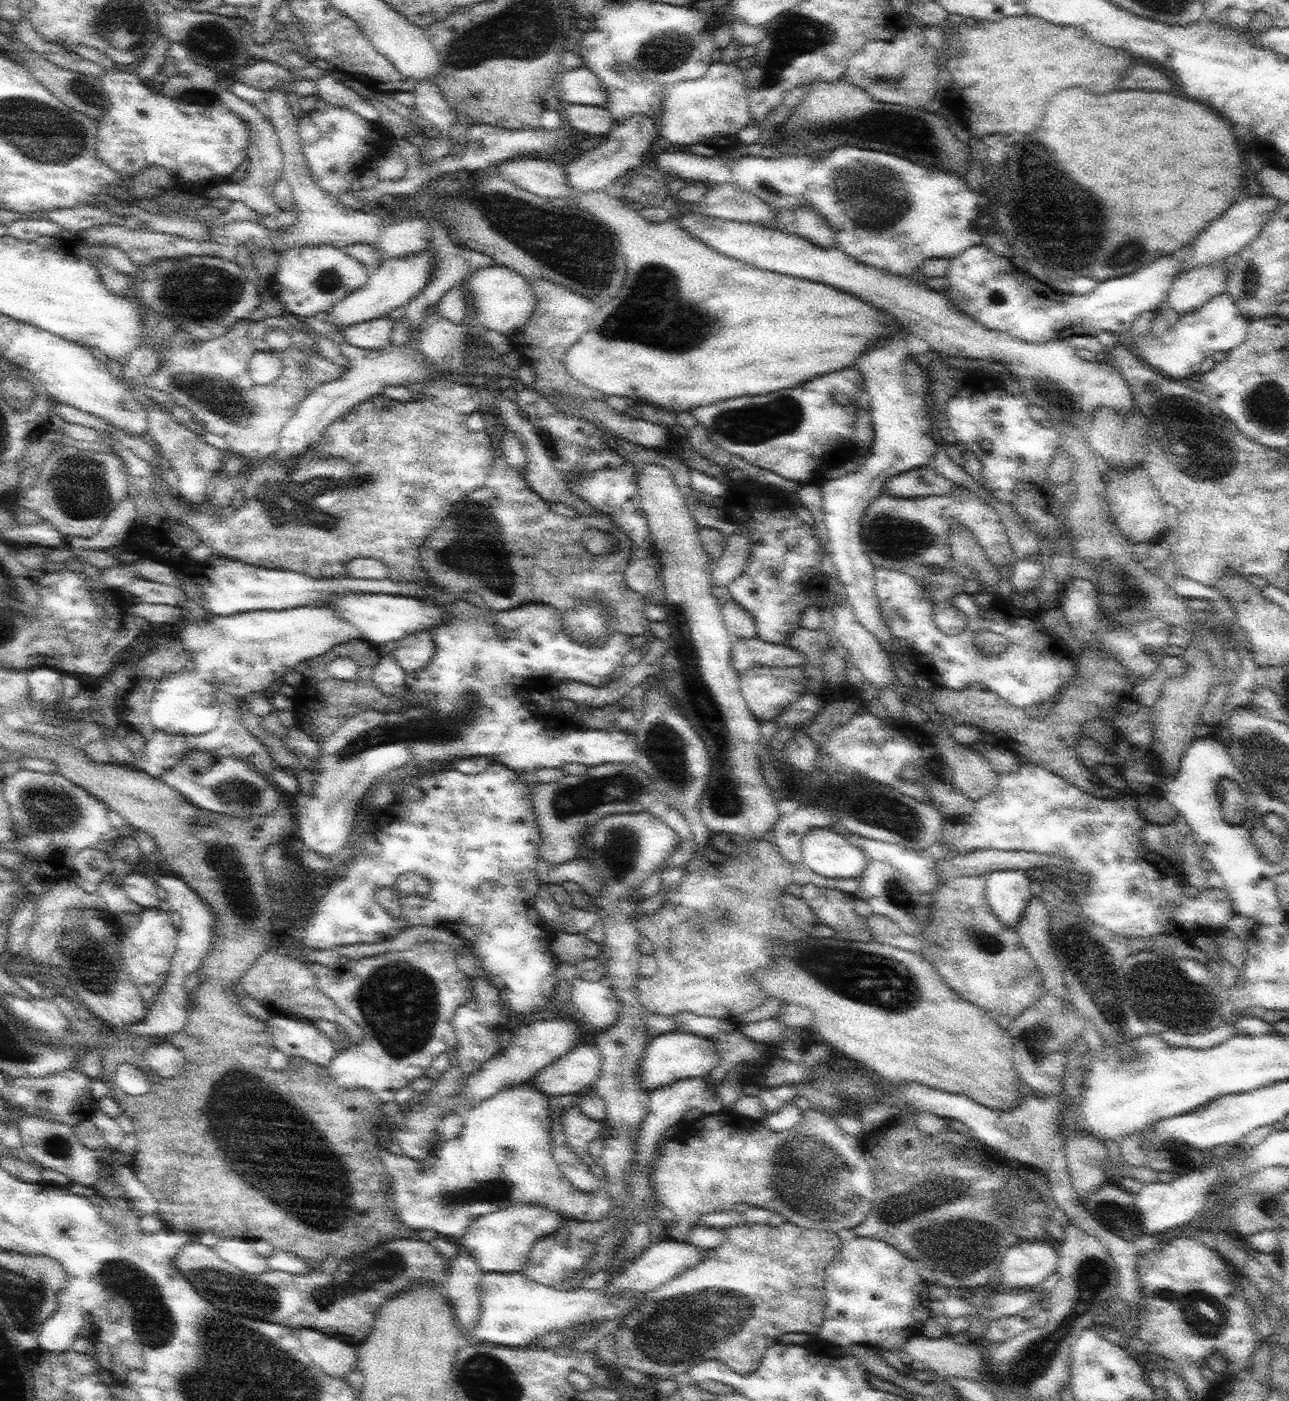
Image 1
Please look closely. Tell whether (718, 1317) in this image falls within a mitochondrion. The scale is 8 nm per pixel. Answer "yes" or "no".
yes

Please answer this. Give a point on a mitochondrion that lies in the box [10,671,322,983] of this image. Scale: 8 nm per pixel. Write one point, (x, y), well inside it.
(49, 809)

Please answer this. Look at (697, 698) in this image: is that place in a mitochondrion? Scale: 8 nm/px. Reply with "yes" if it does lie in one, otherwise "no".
yes

